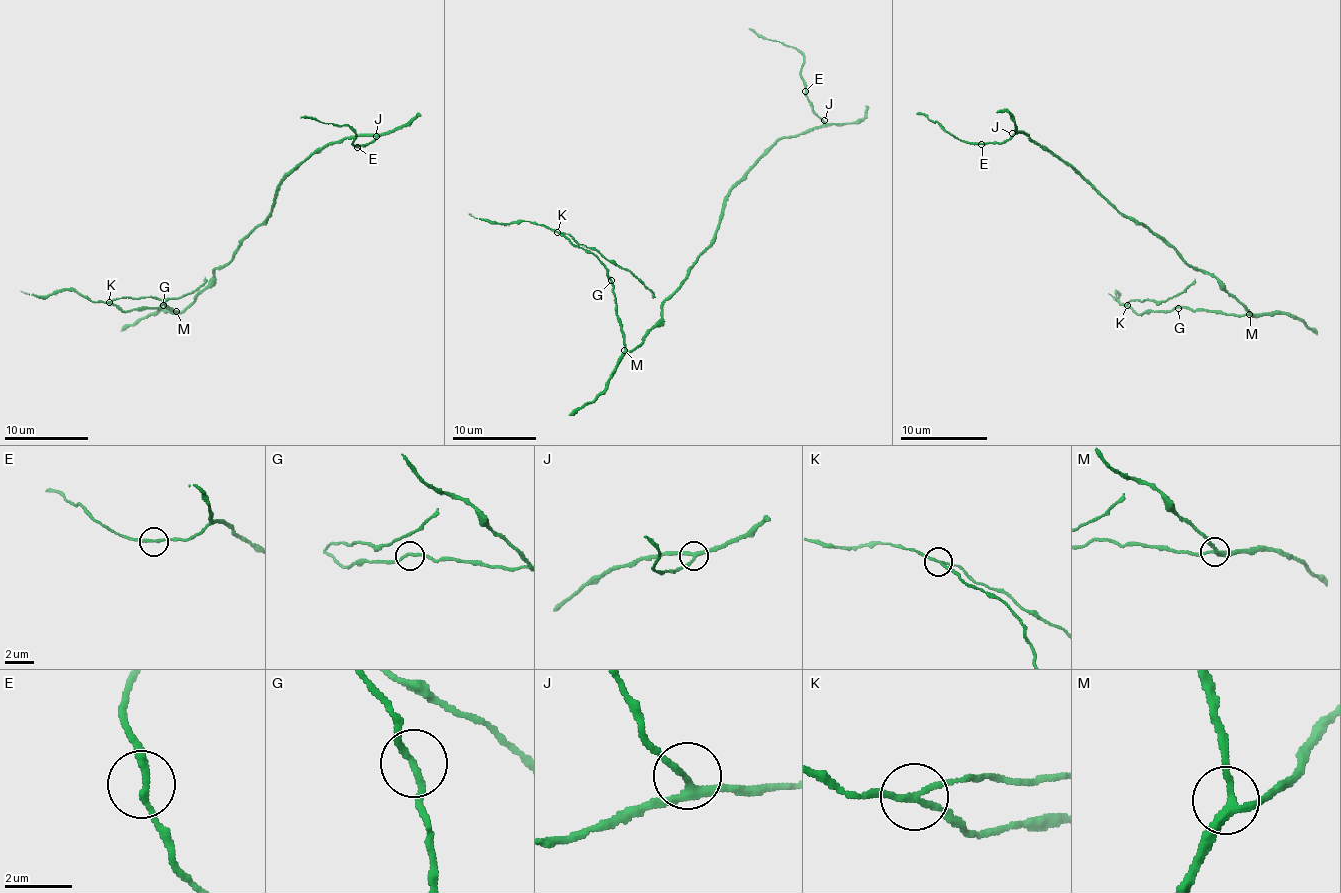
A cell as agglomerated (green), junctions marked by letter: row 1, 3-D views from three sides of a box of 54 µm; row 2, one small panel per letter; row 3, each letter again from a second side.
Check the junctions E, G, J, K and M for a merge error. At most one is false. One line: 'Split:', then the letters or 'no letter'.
Split: K

